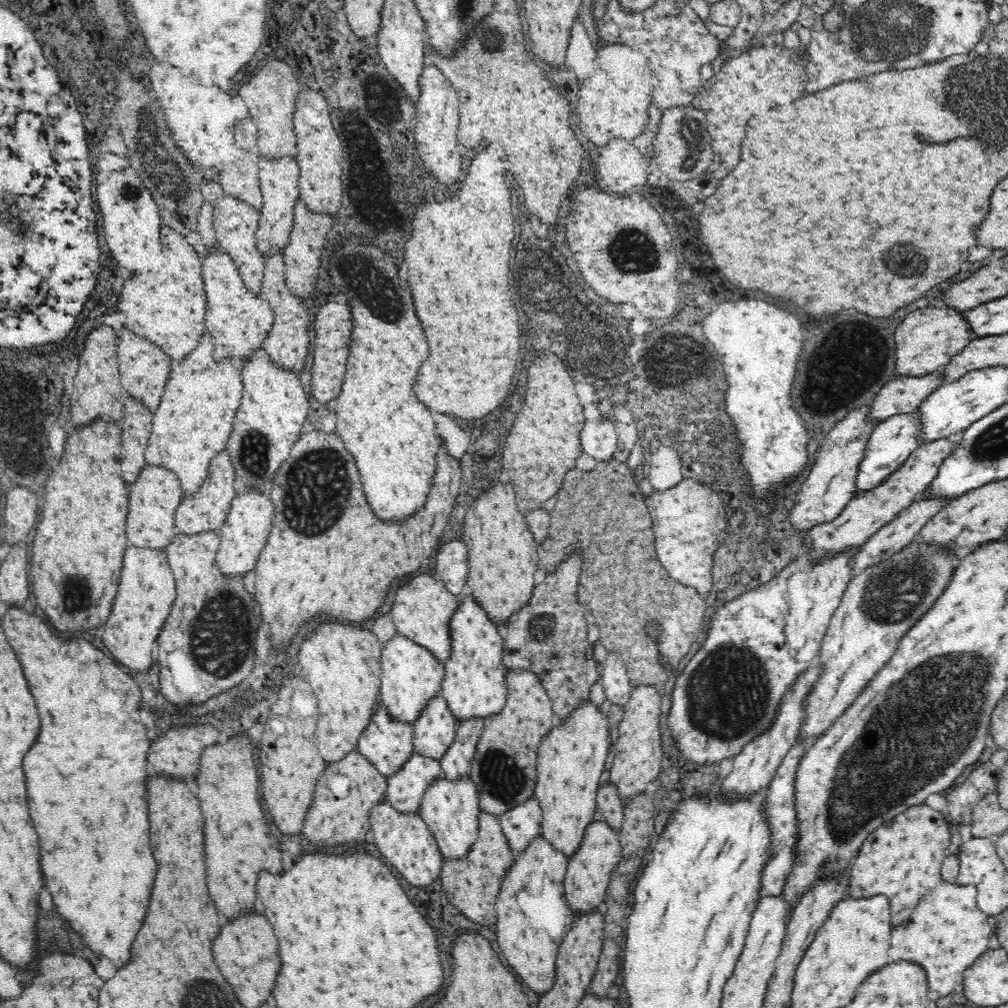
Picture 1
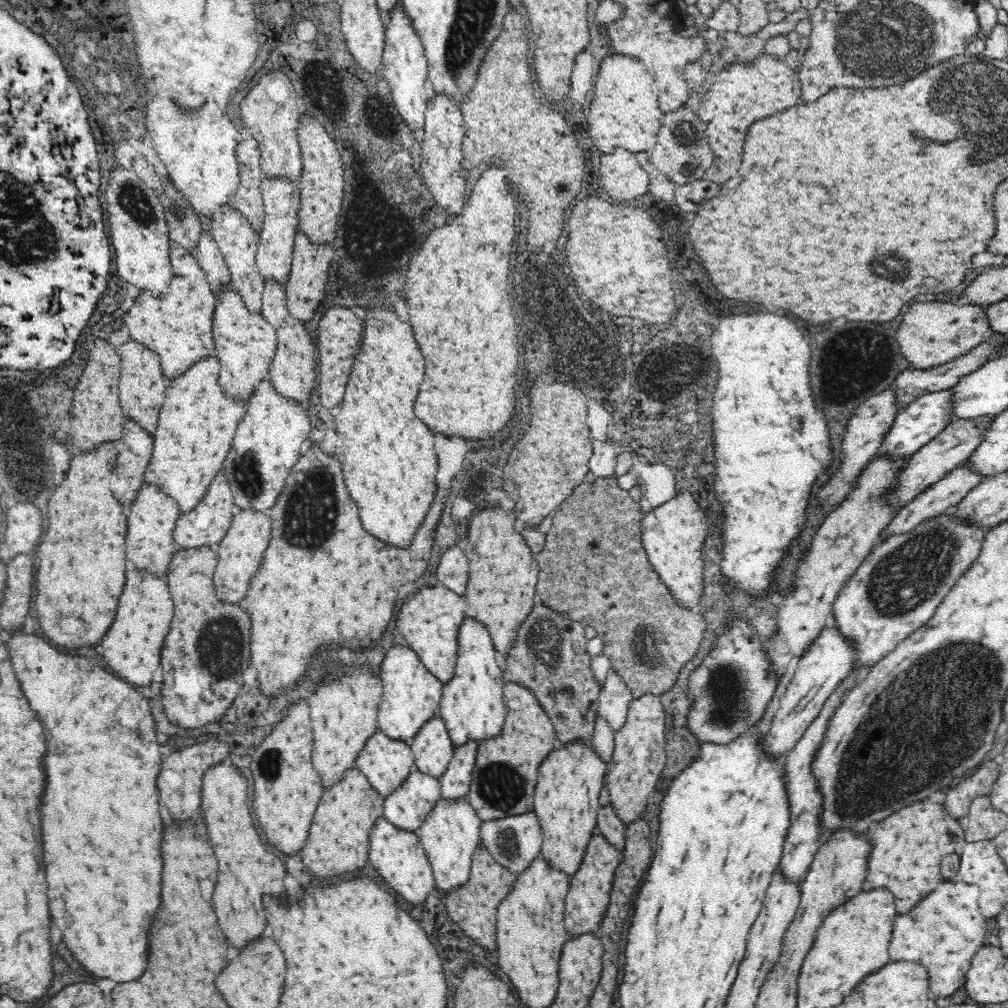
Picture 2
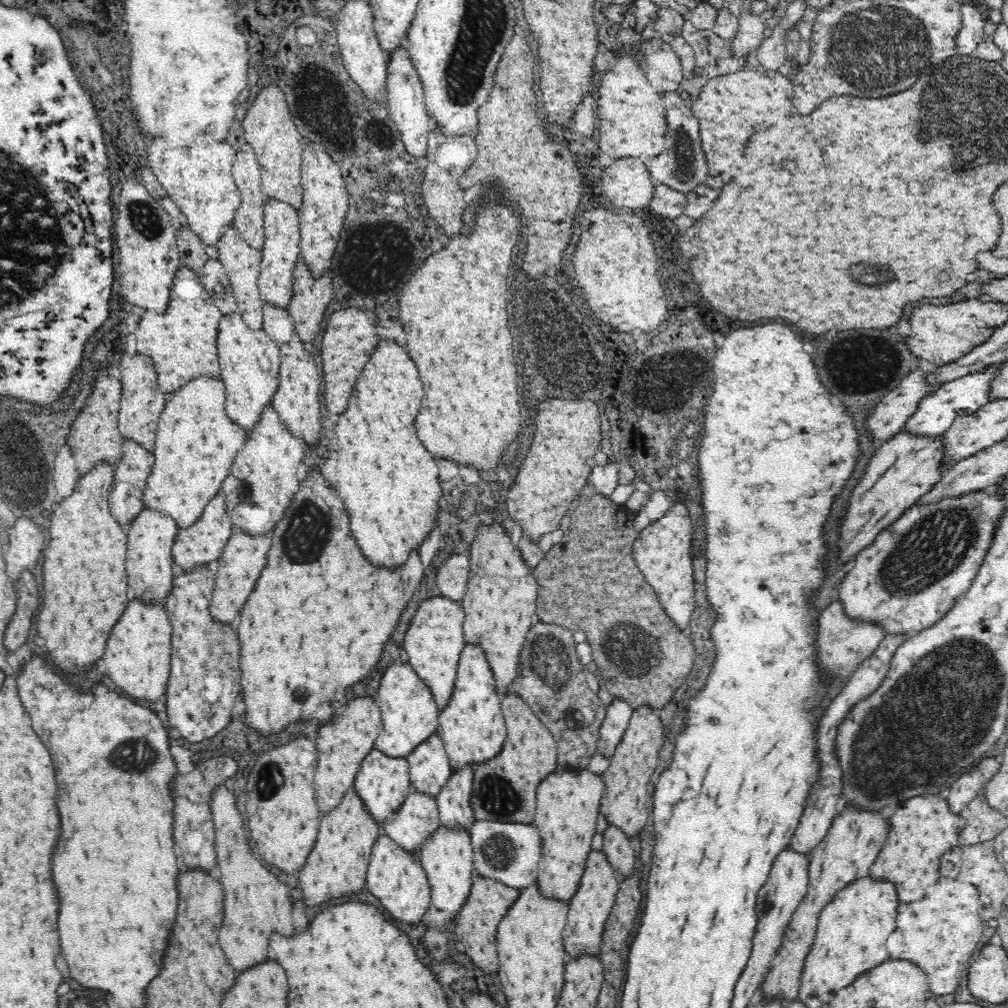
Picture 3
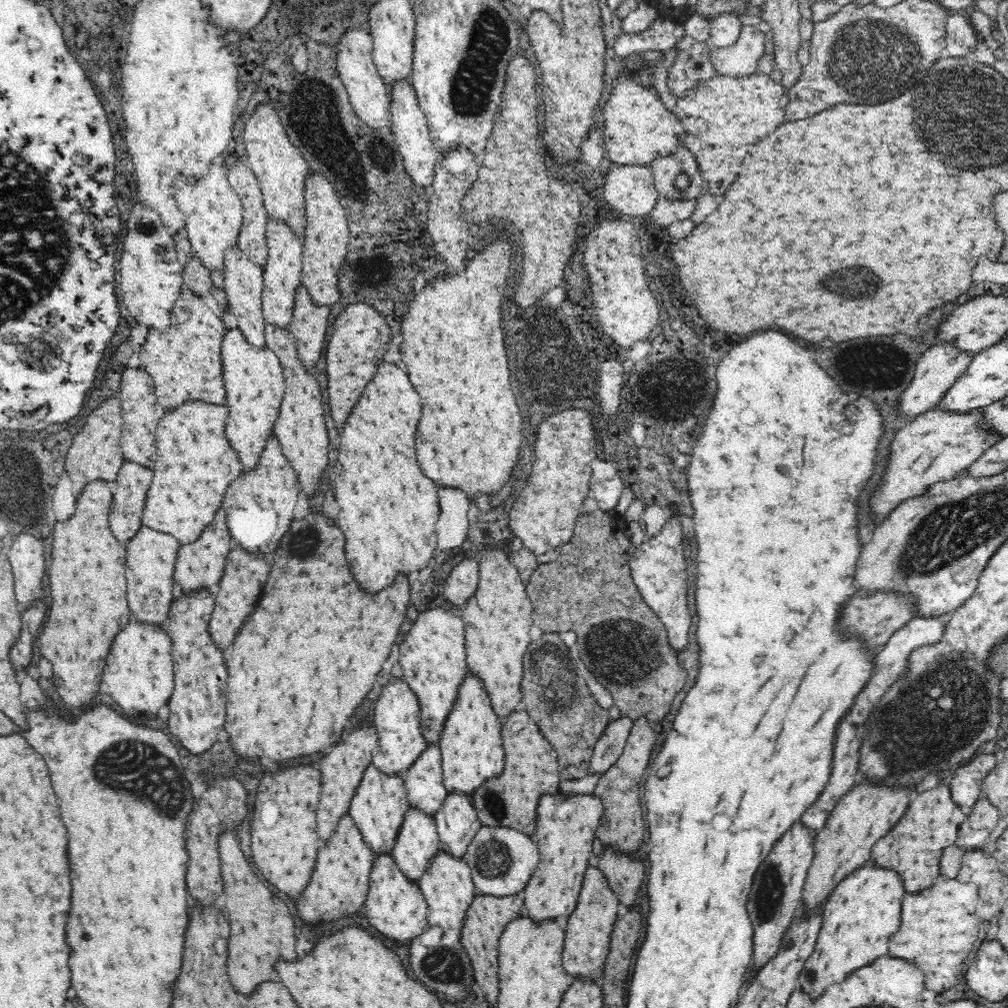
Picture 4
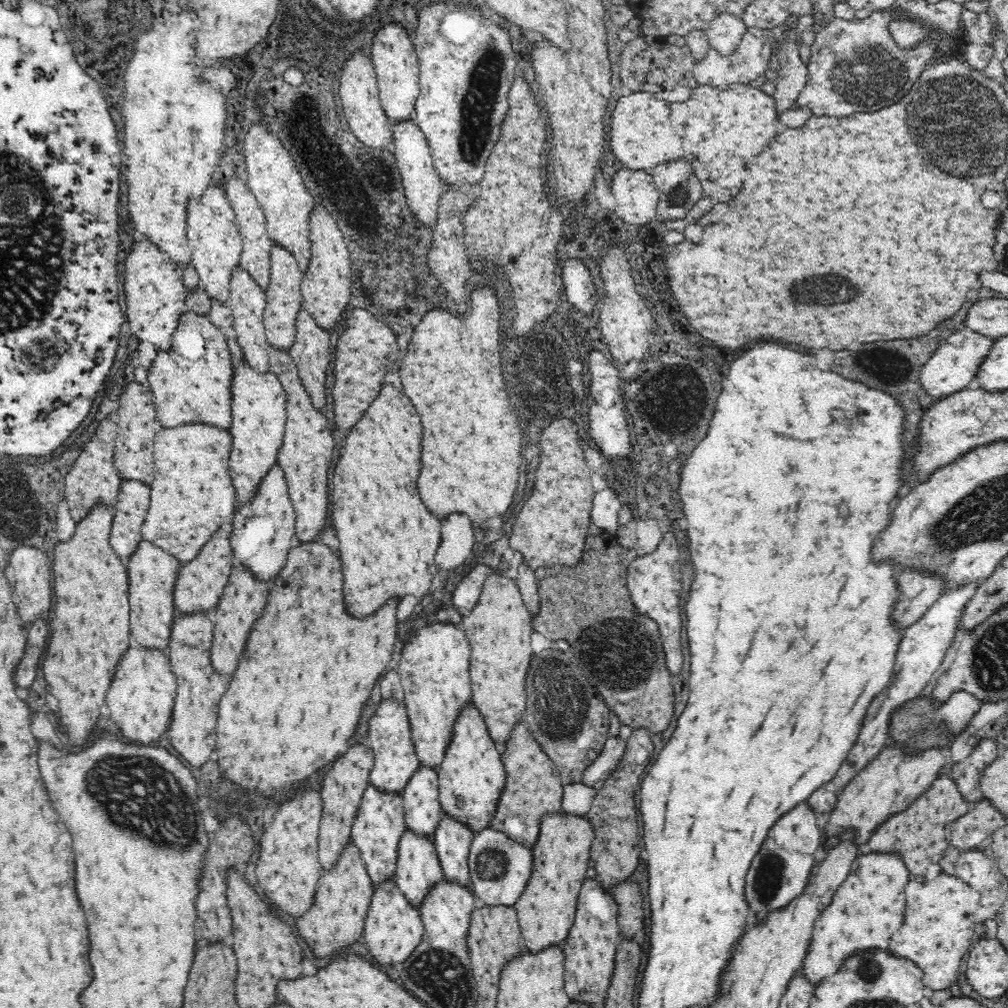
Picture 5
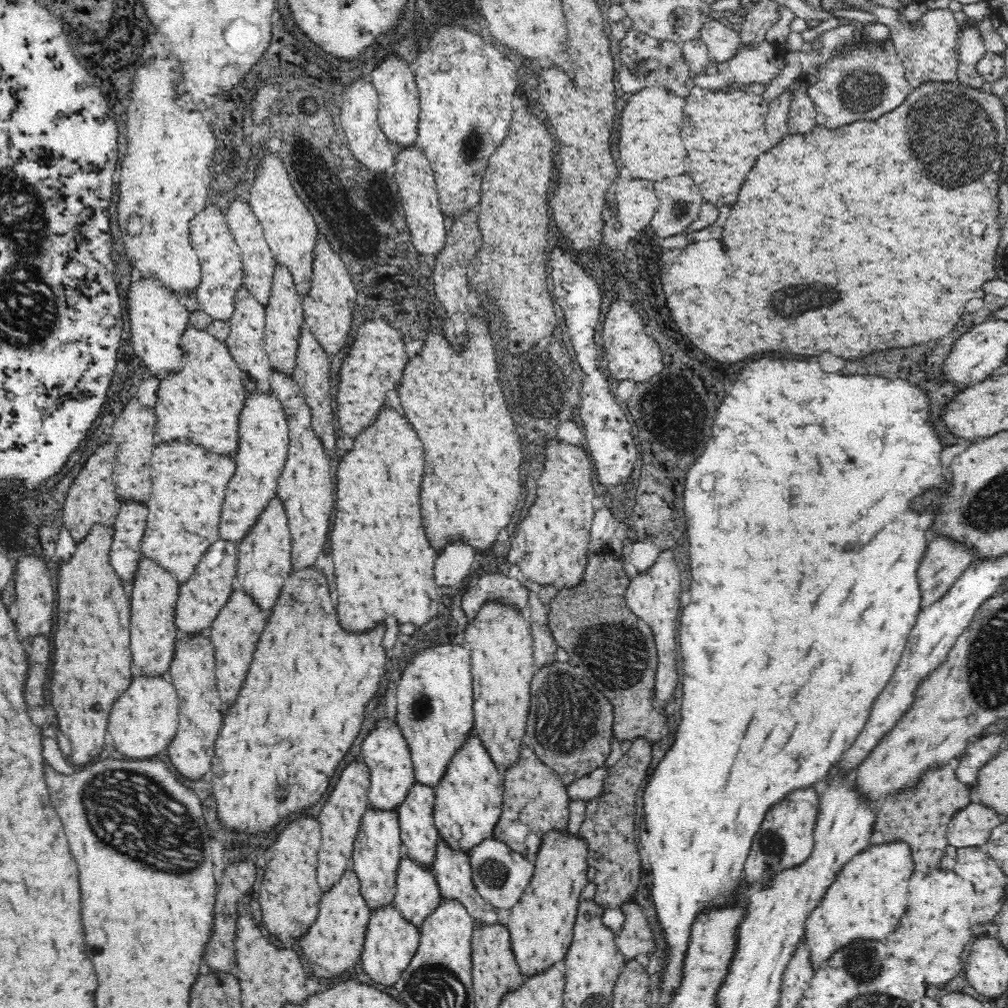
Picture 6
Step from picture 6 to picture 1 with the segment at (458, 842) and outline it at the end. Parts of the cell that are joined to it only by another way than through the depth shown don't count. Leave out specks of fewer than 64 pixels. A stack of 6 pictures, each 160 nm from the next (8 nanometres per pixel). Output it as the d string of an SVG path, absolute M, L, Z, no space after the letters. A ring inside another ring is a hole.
M466 596L452 613L450 624L450 656L445 660L445 675L440 693L448 701L454 717L494 714L502 710L507 701L506 665L503 662L504 641L498 625L488 617L476 597Z

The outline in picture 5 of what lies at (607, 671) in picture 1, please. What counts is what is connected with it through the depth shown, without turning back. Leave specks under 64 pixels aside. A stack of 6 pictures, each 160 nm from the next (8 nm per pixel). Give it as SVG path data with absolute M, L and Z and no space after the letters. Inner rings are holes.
M609 736L601 748L600 754L583 772L581 782L599 789L610 773L618 766L627 742L620 736Z

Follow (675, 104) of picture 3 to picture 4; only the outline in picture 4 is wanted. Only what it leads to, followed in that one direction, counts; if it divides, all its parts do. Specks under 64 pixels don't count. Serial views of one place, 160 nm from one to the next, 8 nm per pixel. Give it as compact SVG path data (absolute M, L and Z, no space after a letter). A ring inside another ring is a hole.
M684 142L665 157L649 162L656 190L670 199L695 199L703 188L703 178L693 151Z

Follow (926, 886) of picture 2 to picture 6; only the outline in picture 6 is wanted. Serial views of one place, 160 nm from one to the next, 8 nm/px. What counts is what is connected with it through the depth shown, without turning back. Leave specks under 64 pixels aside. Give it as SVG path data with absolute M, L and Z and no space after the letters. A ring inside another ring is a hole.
M944 766L942 770L928 770L928 774L922 774L922 782L920 786L914 786L908 792L900 793L894 798L884 798L878 804L872 804L871 810L874 812L875 821L870 837L870 844L888 844L888 842L905 842L912 850L912 858L914 858L914 870L920 874L930 874L940 866L940 858L944 856L944 848L949 844L947 841L946 827L948 826L952 816L970 804L970 790L956 780L954 770L950 766Z

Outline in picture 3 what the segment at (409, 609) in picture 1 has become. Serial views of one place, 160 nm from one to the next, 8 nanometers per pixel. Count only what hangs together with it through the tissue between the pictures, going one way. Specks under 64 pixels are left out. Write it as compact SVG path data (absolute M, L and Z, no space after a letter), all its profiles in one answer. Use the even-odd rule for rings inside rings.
M444 595L434 596L419 604L403 640L402 646L408 654L408 662L432 689L438 712L450 700L453 693L457 666L464 648L462 624L464 624L462 604Z

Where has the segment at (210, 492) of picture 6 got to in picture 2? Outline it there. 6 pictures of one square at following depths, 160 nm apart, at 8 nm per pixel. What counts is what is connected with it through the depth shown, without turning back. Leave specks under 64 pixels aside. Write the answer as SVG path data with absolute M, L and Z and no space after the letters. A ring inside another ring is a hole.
M210 356L194 362L182 376L174 378L166 390L154 432L154 452L146 468L146 480L158 482L162 490L174 496L180 512L188 512L206 494L214 474L222 468L236 424L246 408L244 400L228 396L218 386L218 368L216 356Z

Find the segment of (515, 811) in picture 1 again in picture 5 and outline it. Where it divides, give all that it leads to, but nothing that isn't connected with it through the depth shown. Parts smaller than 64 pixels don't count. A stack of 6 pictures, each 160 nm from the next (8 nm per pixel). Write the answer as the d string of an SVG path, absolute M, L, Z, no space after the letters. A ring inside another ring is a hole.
M489 827L478 830L469 848L469 884L473 894L488 905L514 905L522 896L533 868L533 850L520 846L508 833Z

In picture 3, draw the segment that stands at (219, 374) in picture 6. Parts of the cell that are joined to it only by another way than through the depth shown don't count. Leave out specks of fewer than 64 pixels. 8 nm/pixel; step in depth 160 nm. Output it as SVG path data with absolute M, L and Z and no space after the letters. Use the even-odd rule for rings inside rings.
M179 262L175 272L175 286L171 298L162 313L143 309L140 322L134 330L137 352L148 354L154 360L158 372L158 384L164 392L172 392L188 382L194 374L218 374L217 330L223 315L211 296L206 292L199 273Z

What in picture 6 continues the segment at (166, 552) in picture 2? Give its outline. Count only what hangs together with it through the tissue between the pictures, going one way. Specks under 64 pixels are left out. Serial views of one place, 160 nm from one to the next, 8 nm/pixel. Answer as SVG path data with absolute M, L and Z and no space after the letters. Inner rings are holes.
M152 558L140 560L134 574L132 588L132 616L130 616L130 636L132 636L132 662L144 674L168 674L175 651L176 630L175 604L179 583L174 572L162 568Z

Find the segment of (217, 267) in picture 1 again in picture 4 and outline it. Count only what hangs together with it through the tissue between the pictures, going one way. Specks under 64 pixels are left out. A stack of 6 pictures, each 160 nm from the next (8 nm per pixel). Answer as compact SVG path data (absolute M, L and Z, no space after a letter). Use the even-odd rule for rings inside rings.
M240 327L227 328L221 340L221 361L223 366L223 383L226 388L226 402L228 402L228 418L226 418L226 432L232 442L232 447L240 453L243 470L251 469L258 460L262 447L266 445L266 438L272 433L275 419L278 418L278 410L285 391L285 370L281 365L278 355L266 344L254 348L248 344L246 335Z

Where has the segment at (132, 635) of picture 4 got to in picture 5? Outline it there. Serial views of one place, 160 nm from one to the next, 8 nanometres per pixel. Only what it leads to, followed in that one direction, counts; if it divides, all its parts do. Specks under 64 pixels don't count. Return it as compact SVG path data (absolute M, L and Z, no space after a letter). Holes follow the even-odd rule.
M130 646L116 664L104 711L114 721L122 736L140 742L152 742L164 734L171 721L177 682L168 652L146 646Z

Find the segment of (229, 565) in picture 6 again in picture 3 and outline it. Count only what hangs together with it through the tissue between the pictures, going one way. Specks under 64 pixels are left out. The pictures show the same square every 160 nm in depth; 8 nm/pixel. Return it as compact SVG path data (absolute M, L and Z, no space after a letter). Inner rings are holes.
M218 490L218 494L210 498L210 502L204 506L199 516L200 518L197 518L190 526L180 527L174 539L173 561L183 569L190 568L194 564L210 563L220 558L224 545L234 530L228 503L226 503L226 494L222 490Z

